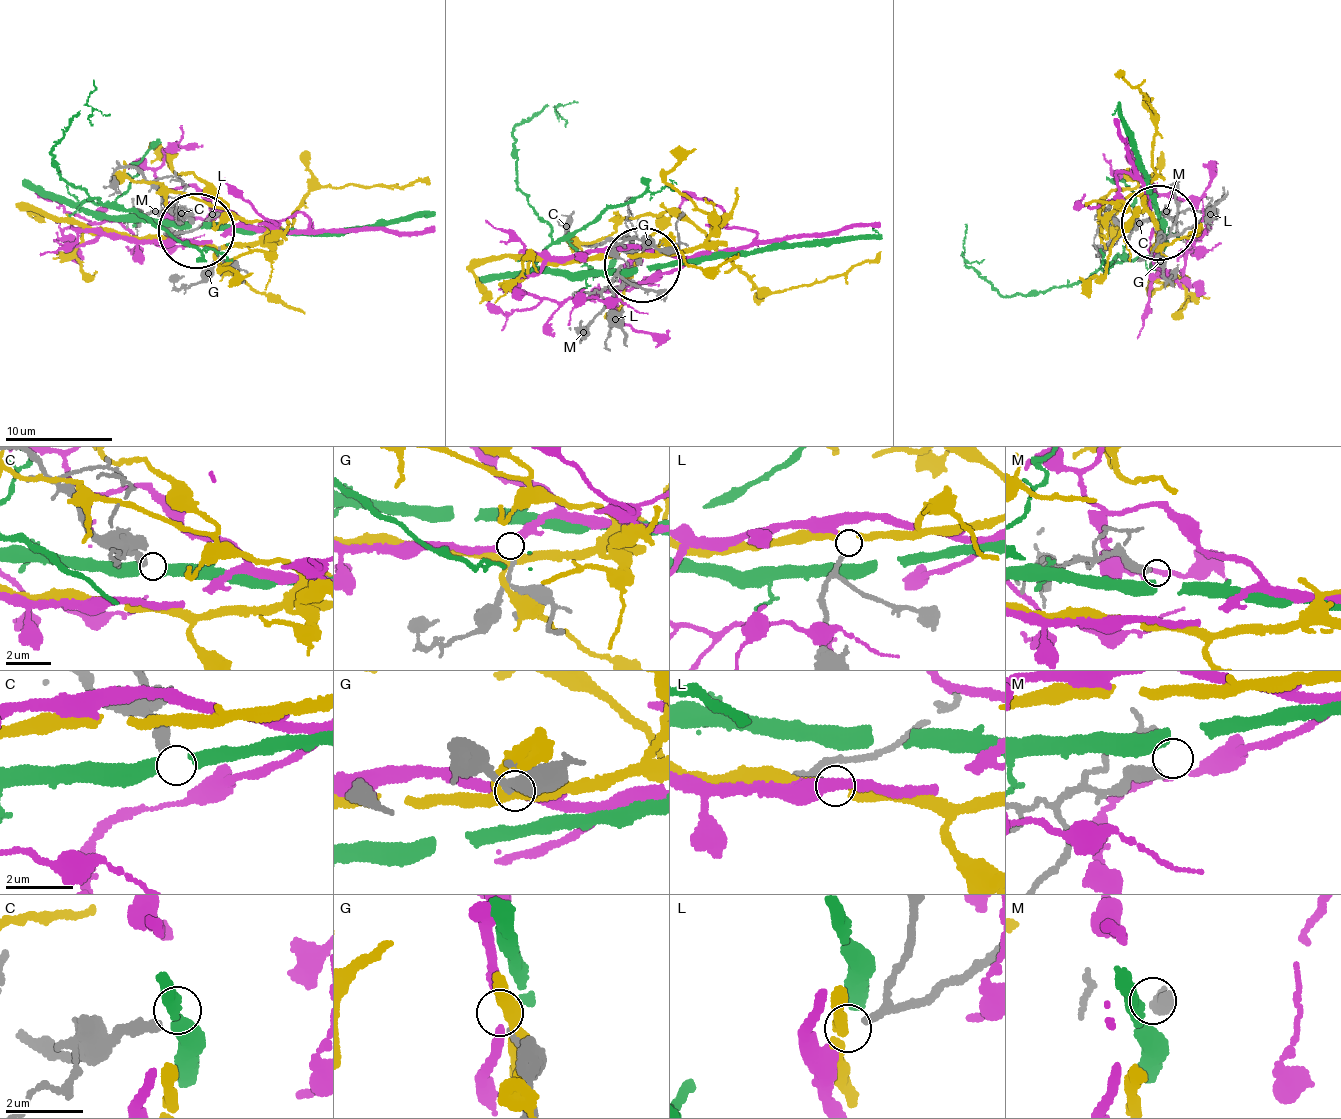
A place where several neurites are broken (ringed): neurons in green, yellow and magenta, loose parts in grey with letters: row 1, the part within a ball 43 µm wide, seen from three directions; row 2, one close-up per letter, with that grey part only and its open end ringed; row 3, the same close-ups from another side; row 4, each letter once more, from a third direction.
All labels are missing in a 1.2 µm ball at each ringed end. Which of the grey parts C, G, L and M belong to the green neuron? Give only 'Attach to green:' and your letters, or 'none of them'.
Attach to green: none of them

